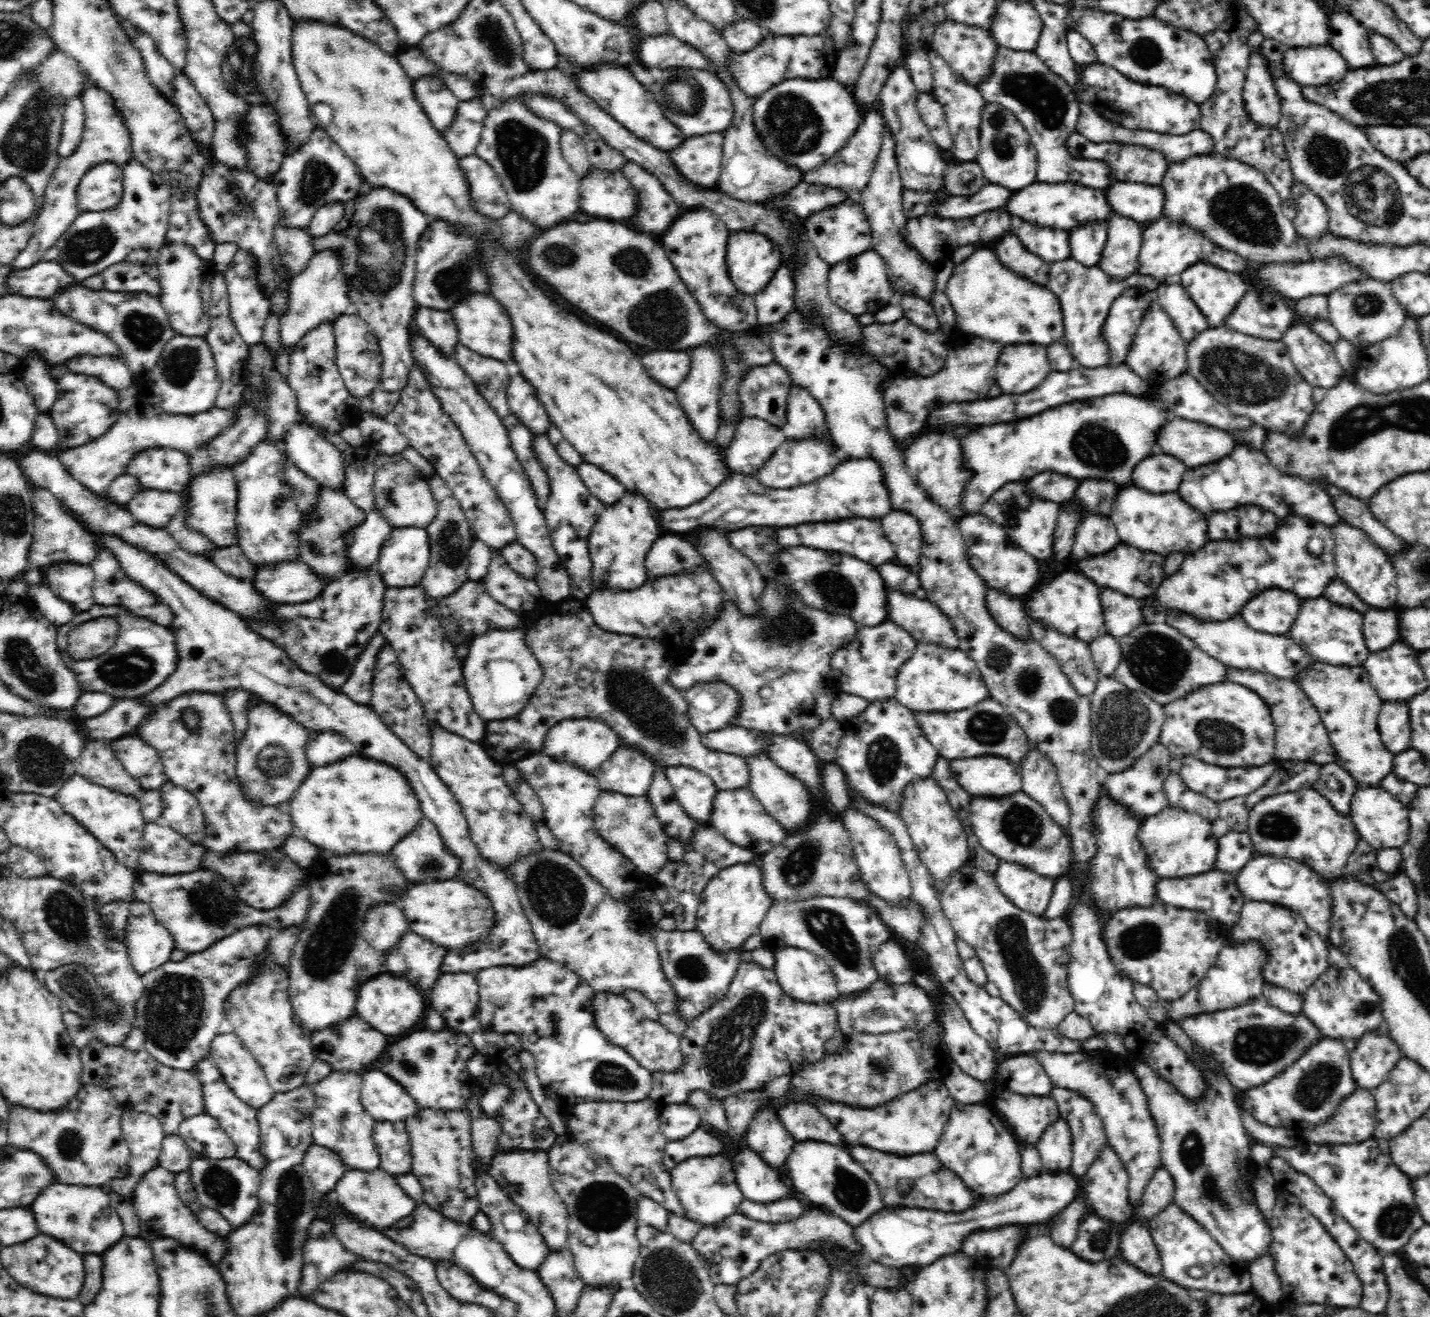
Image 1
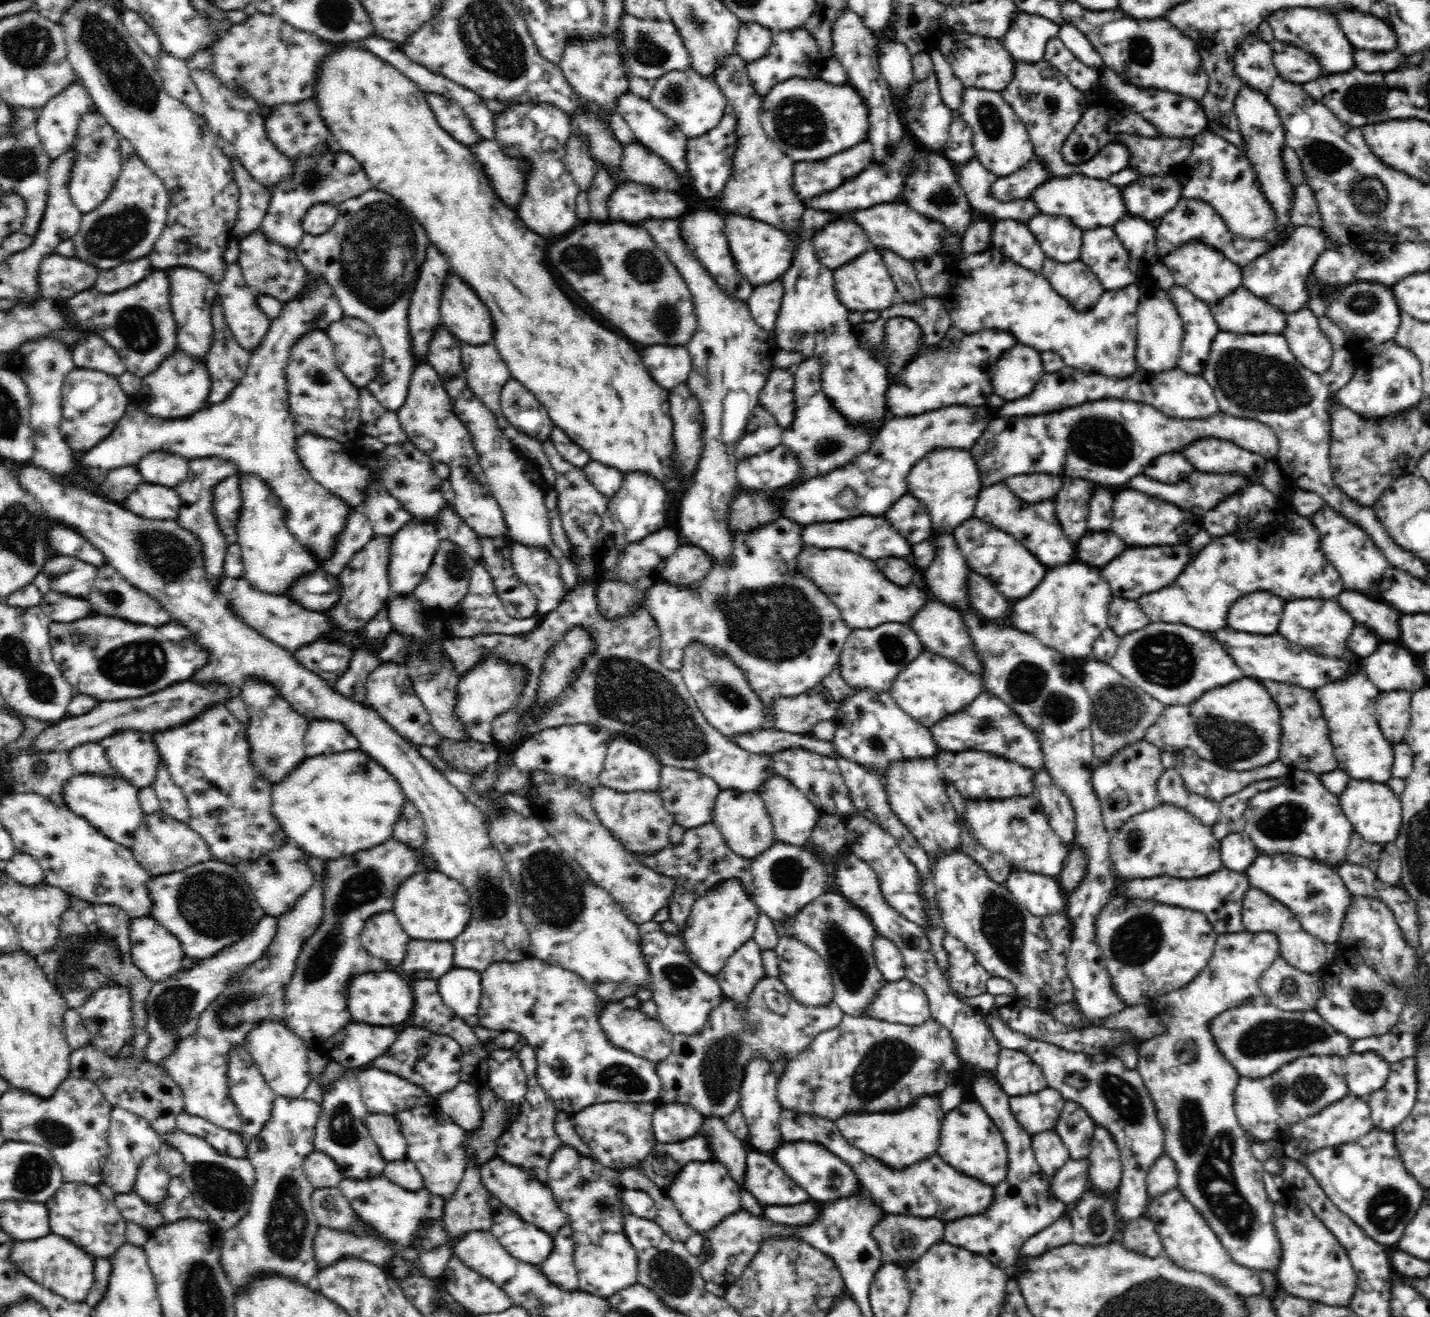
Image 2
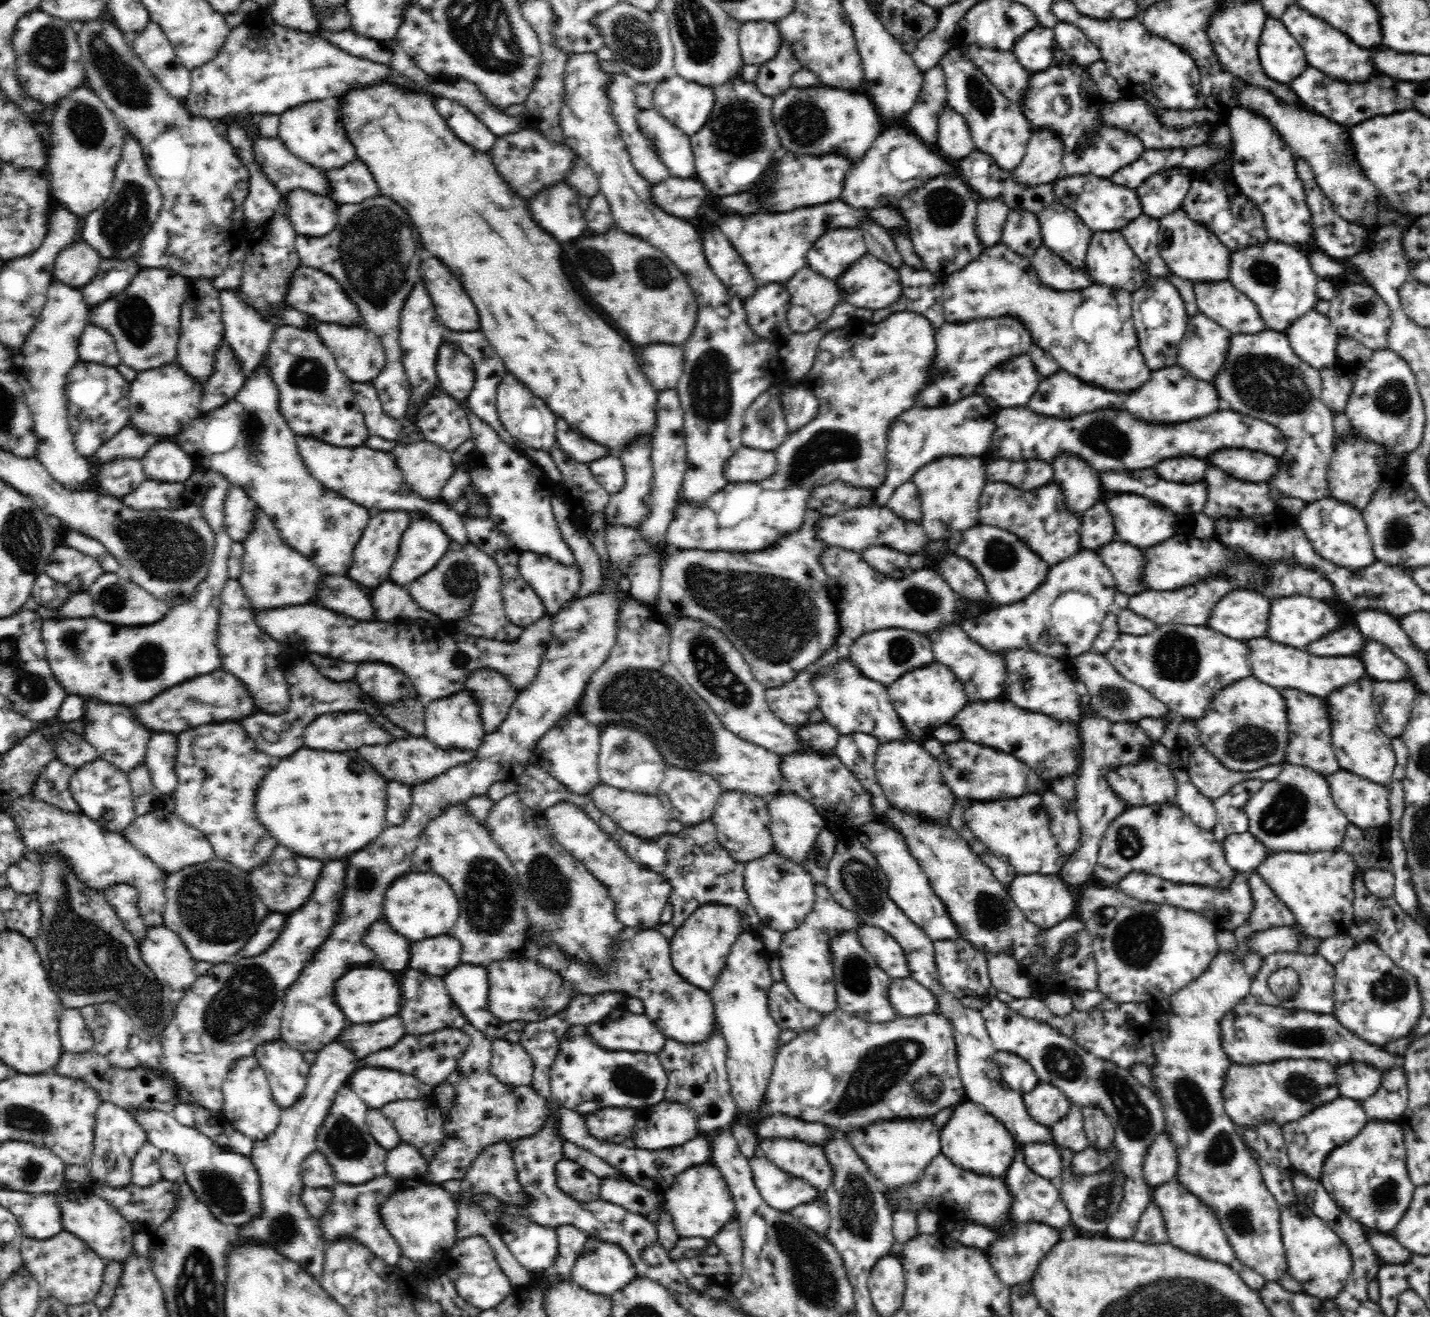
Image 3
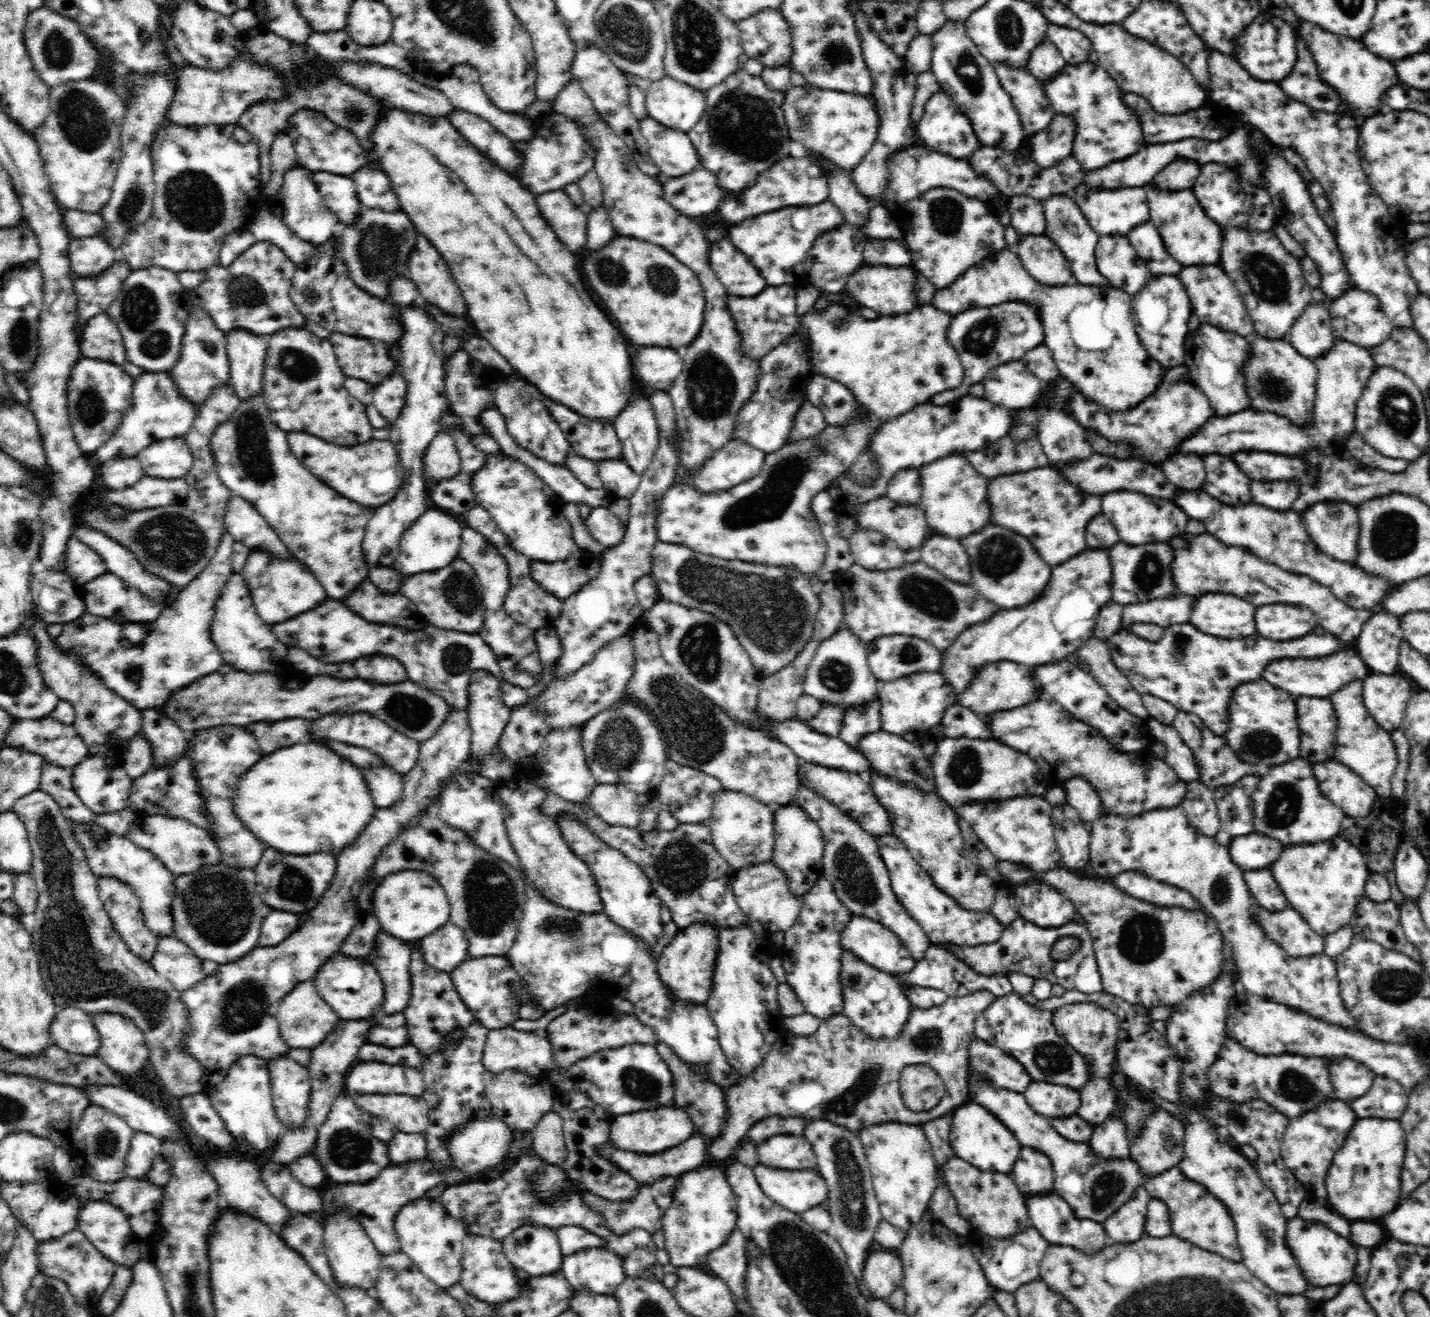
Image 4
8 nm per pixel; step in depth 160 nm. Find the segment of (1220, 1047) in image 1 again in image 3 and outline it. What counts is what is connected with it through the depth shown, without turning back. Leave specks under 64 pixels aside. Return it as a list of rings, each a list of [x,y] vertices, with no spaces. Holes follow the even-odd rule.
[[[1249,995],[1220,1021],[1220,1040],[1228,1059],[1234,1064],[1258,1066],[1272,1064],[1284,1059],[1317,1059],[1334,1066],[1353,1061],[1364,1062],[1376,1069],[1390,1070],[1402,1066],[1402,1059],[1389,1054],[1380,1045],[1365,1041],[1342,1026],[1331,1014],[1320,1014],[1286,1006],[1270,1006],[1259,1003]]]

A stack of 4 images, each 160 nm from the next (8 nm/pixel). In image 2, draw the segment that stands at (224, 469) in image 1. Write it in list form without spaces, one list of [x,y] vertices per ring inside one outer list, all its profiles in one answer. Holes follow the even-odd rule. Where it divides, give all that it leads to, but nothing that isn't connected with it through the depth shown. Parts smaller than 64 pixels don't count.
[[[232,476],[218,482],[212,493],[213,514],[228,544],[237,542],[235,525],[239,522],[242,495],[239,479]]]

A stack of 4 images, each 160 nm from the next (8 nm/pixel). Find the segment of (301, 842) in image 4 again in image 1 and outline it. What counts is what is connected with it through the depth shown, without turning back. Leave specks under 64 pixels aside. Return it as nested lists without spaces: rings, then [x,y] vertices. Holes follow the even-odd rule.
[[[358,754],[311,769],[284,809],[288,811],[293,824],[300,828],[304,838],[322,848],[321,852],[327,855],[388,855],[394,845],[410,834],[425,818],[412,785],[400,769],[382,761],[362,758]]]

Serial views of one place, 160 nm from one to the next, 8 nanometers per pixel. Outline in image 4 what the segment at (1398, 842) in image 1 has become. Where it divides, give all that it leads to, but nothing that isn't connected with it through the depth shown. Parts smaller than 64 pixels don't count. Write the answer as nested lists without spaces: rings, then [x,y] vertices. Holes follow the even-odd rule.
[[[1336,760],[1312,765],[1321,791],[1350,818],[1365,817],[1377,792],[1360,775]]]

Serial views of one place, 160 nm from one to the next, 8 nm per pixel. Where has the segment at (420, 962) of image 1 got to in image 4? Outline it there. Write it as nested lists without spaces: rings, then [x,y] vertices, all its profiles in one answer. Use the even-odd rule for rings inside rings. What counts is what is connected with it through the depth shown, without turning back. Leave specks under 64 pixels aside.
[[[451,923],[422,938],[416,945],[426,964],[439,972],[450,973],[468,959],[466,934],[462,928]]]

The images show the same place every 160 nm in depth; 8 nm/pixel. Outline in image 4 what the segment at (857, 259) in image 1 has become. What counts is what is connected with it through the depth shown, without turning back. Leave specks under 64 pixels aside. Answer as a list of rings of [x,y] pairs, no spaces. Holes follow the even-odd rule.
[[[862,264],[848,276],[844,292],[858,304],[871,308],[881,315],[904,314],[917,307],[916,297],[914,297],[914,278],[916,278],[914,272],[912,266],[892,268]]]

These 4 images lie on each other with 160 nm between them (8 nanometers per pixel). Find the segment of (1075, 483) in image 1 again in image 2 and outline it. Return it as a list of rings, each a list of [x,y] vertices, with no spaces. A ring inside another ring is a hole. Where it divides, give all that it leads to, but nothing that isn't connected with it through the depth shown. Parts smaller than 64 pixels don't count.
[[[1036,473],[1012,476],[1004,483],[1025,502],[1038,503],[1048,499],[1054,500],[1058,491],[1062,489],[1064,480],[1062,477]]]

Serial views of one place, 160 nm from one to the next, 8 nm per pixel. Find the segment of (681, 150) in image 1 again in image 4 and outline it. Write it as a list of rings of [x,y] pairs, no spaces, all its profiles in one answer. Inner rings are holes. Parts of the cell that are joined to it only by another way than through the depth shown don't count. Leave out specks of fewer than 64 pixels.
[[[742,68],[704,93],[706,111],[687,134],[698,151],[700,168],[712,171],[716,175],[718,185],[726,192],[742,191],[744,188],[754,186],[760,173],[790,155],[791,140],[783,112],[785,94],[768,89],[762,77],[752,76]]]

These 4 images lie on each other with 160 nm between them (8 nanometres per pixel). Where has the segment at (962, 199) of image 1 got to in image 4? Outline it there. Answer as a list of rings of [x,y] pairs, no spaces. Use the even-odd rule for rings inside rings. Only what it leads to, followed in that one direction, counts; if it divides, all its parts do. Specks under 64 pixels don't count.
[[[1055,115],[1044,130],[1028,136],[1025,147],[1029,151],[1029,159],[1047,169],[1070,155],[1072,140],[1074,130],[1070,117]]]

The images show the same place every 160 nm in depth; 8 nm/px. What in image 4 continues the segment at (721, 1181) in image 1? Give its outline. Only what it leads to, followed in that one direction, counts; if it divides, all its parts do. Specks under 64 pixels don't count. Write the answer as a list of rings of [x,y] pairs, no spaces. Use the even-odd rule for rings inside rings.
[[[700,1166],[696,1170],[684,1172],[676,1177],[674,1192],[672,1192],[672,1203],[668,1211],[664,1213],[661,1223],[665,1236],[665,1249],[670,1254],[671,1263],[678,1267],[704,1267],[707,1255],[722,1246],[730,1232],[736,1229],[736,1218],[738,1218],[736,1208],[736,1195],[731,1186],[728,1186],[727,1178],[722,1170],[710,1168],[710,1166]]]

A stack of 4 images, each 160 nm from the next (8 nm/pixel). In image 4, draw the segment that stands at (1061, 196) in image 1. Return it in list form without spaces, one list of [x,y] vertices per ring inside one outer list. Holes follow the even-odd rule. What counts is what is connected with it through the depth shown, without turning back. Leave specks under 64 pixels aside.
[[[1082,180],[1066,193],[1074,199],[1088,224],[1100,235],[1125,235],[1140,222],[1150,219],[1149,204],[1145,187],[1134,188],[1093,188]]]

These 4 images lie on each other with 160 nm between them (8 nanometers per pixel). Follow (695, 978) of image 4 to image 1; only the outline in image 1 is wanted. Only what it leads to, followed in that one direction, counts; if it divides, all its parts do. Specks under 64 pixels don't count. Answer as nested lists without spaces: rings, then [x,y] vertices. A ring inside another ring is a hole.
[[[750,860],[723,868],[713,876],[700,895],[697,910],[698,932],[716,951],[728,951],[743,946],[752,935],[759,934],[760,924],[772,900],[763,883],[763,861]]]

